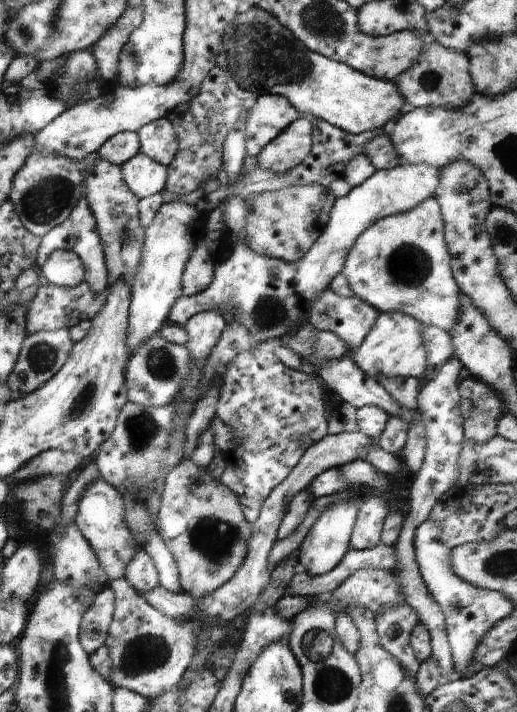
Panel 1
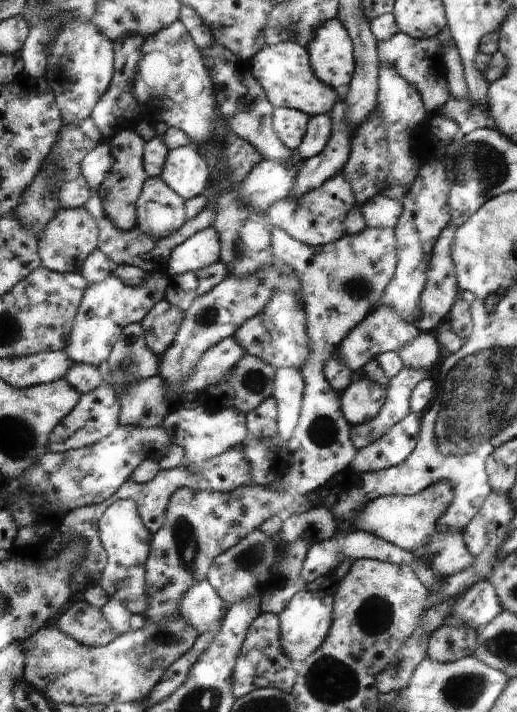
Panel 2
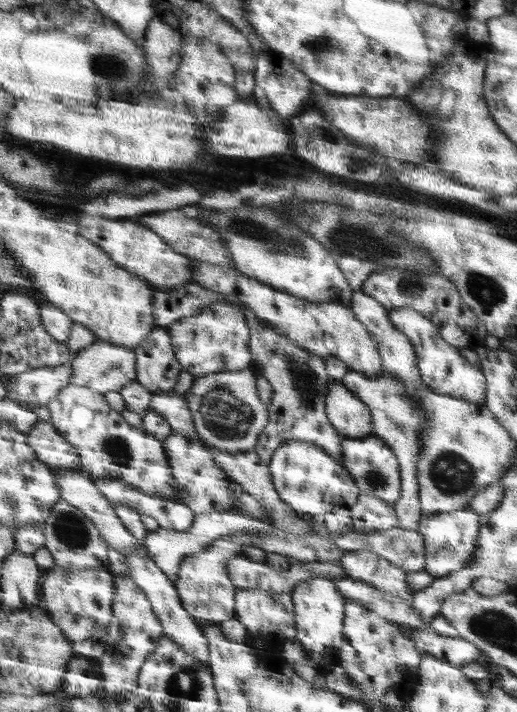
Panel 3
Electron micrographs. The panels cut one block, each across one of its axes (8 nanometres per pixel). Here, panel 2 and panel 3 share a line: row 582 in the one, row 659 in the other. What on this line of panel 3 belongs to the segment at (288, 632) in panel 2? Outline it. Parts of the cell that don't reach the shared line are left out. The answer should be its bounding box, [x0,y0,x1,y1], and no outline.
[290,576,348,674]

